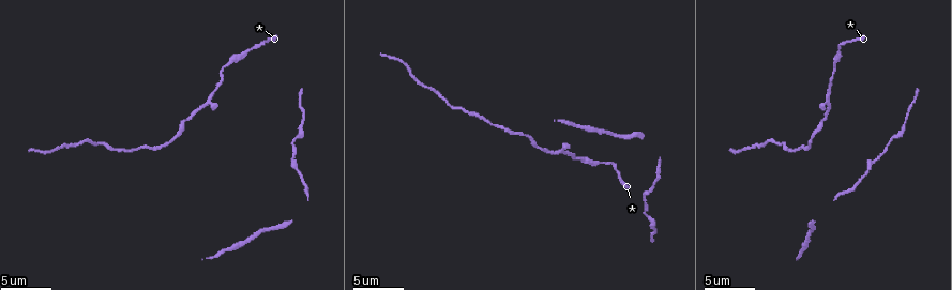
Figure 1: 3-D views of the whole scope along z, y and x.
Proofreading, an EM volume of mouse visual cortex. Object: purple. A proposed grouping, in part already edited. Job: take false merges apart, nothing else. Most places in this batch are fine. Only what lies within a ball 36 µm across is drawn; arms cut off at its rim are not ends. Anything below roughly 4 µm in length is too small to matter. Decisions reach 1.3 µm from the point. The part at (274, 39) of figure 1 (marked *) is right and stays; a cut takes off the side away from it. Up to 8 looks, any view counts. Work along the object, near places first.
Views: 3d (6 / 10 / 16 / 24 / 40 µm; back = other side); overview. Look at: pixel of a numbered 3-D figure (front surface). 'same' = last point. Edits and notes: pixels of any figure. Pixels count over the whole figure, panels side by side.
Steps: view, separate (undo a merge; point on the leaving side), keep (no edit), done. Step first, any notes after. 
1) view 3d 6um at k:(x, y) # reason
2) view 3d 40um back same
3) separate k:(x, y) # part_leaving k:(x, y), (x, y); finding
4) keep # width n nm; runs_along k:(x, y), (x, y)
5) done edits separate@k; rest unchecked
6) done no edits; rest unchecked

view 3d 16um at 1:(226, 66) # sudden change in width

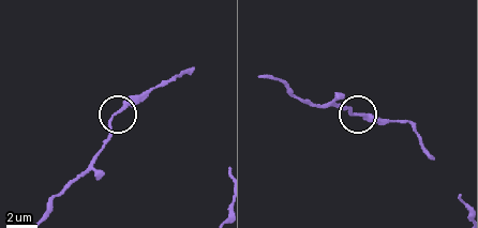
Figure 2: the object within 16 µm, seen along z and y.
keep # runs_along 2:(432, 157), (404, 121), (374, 120), (337, 108); continuous, no second neuron

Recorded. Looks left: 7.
view 3d 10um at 1:(825, 115) # sudden change in width

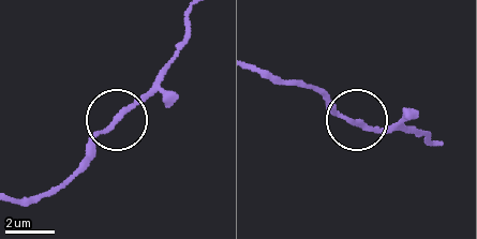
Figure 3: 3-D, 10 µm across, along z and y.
keep # width 180 nm; runs_along 3:(189, 19), (180, 50), (164, 75), (80, 159); one neuron here

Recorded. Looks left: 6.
view 3d 6um at 1:(150, 148) # thick turns thin

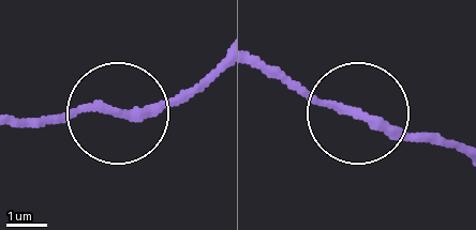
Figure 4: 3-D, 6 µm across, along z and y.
view 3d 6um back at 4:(352, 114)

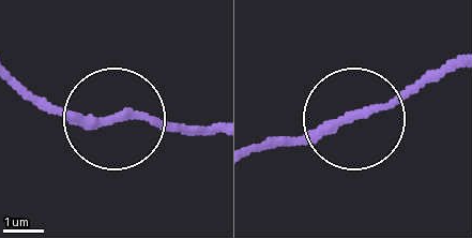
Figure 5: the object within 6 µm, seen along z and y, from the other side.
keep # runs_along 5:(21, 85), (82, 116), (212, 127); all the same neuron

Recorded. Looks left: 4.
view 3d 6um at 1:(779, 145) # a narrow waist

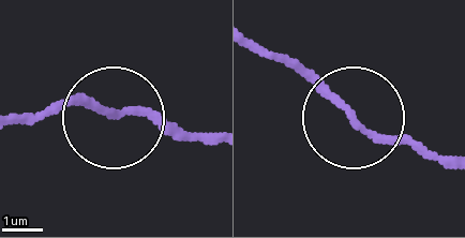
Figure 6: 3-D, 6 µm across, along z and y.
keep # one neuron here

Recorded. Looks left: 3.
done no edits; rest unchecked

